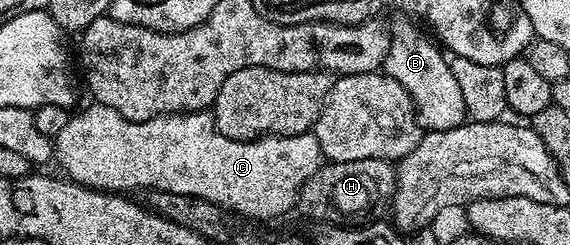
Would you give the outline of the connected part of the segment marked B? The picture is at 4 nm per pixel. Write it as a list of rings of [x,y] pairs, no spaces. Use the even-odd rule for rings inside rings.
[[[399,21],[393,25],[391,46],[381,69],[387,76],[397,79],[401,87],[405,87],[414,106],[415,116],[424,130],[452,129],[468,120],[465,99],[461,96],[461,87],[457,79],[453,79],[451,63],[444,50],[422,28],[420,29],[411,21]]]

